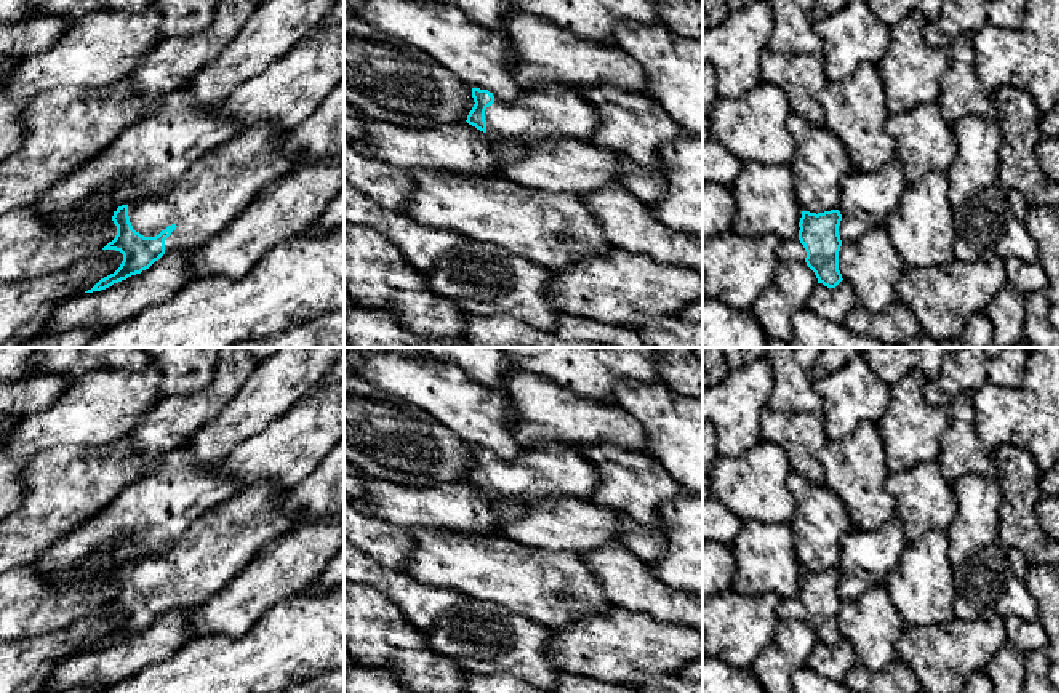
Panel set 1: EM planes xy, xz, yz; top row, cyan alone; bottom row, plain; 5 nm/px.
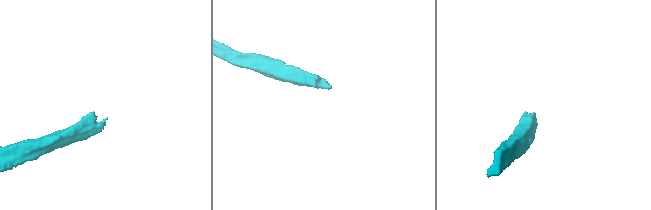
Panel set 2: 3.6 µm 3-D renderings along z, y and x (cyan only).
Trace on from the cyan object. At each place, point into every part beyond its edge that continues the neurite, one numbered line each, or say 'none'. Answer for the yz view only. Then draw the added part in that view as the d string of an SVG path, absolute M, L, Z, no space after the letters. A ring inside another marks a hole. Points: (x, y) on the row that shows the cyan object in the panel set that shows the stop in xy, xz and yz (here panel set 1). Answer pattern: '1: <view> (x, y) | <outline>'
1: yz (788, 250) | M783 240L776 248L776 256L779 262L803 262L807 251L800 240Z

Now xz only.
1: xz (544, 112) | M531 86L523 90L520 101L507 102L494 96L494 102L486 107L486 134L504 139L554 141L559 138L573 138L589 141L599 125L599 112L587 104L576 90L565 86Z

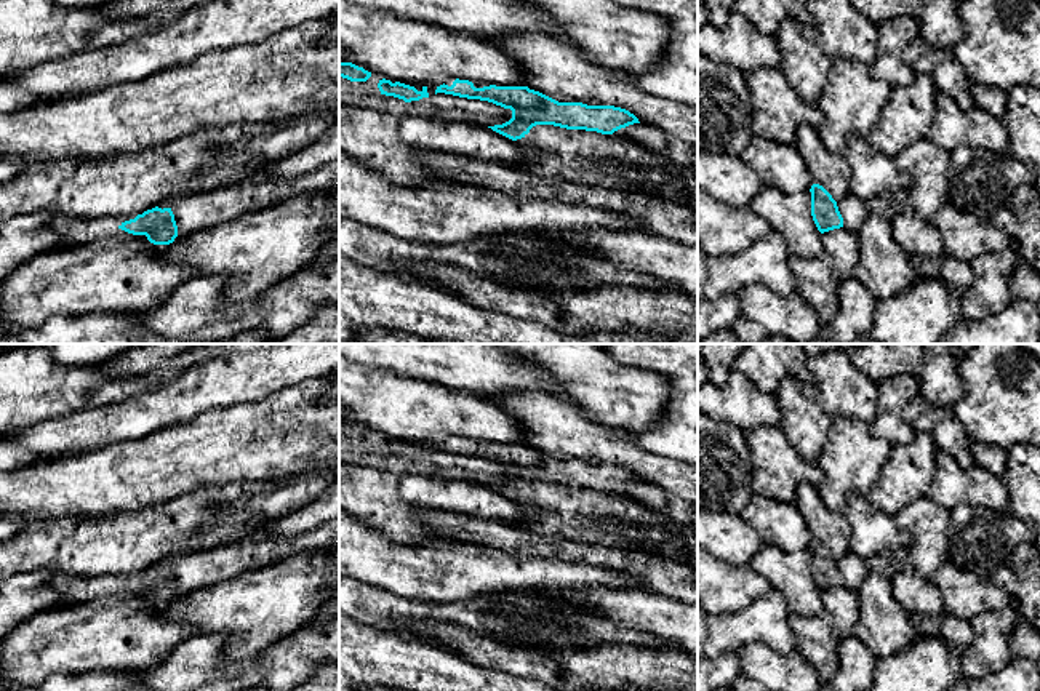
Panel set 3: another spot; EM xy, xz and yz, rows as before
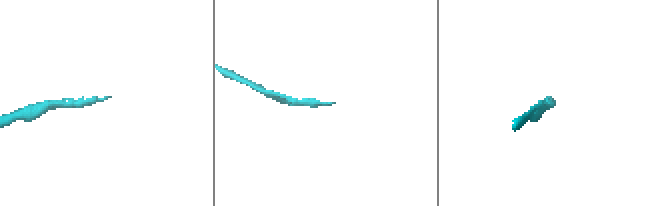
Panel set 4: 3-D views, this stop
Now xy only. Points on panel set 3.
1: xy (205, 210) | M339 158L293 179L243 181L229 187L176 198L171 211L178 235L222 224L238 214L267 208L299 194L323 194L339 186Z

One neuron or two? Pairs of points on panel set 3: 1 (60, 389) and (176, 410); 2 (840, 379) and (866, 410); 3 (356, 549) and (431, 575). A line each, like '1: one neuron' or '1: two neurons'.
1: two neurons
2: one neuron
3: one neuron

